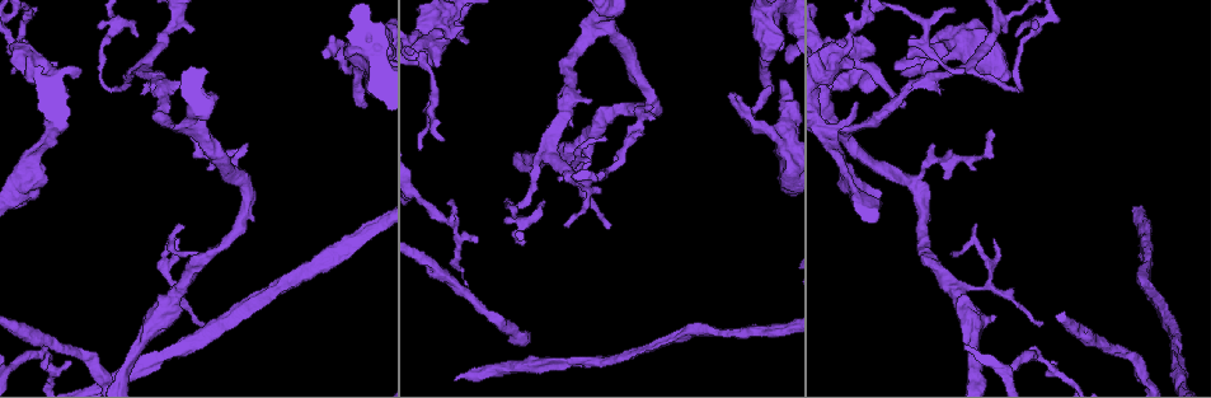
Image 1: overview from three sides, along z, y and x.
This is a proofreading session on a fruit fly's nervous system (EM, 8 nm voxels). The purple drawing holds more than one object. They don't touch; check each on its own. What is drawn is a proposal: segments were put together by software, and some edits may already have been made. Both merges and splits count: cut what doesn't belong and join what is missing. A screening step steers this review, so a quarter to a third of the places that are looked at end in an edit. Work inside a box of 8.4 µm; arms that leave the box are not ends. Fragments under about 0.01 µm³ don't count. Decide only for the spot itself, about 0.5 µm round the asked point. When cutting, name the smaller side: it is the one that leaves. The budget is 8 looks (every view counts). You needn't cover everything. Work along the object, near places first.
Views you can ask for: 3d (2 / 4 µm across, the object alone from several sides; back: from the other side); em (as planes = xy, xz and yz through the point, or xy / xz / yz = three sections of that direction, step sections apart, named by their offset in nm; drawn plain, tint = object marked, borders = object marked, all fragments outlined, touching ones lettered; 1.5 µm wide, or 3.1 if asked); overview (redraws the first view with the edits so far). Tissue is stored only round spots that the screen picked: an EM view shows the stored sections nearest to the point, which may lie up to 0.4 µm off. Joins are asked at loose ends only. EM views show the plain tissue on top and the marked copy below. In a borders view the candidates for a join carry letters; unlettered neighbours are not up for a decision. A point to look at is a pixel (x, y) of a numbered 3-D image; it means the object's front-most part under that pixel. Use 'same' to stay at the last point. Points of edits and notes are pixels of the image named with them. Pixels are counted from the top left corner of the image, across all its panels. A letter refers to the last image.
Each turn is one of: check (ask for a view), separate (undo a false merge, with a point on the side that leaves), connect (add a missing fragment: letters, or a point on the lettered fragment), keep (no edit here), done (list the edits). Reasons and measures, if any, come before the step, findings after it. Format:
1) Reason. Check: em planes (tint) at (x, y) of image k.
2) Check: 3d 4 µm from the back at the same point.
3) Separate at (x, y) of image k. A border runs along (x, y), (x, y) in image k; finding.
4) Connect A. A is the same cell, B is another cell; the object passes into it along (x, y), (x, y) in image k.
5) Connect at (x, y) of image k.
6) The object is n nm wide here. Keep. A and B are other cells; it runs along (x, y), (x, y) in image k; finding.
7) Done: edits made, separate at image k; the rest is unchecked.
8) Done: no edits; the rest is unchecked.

An open end. Check: em planes (tint) at (881, 192) of image 1.

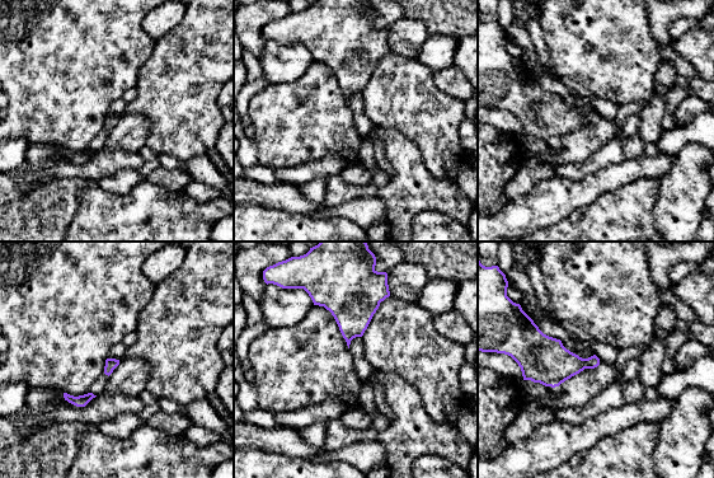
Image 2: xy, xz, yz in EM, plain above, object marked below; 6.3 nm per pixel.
See the neighbours. Check: em planes (borders) at the same point.

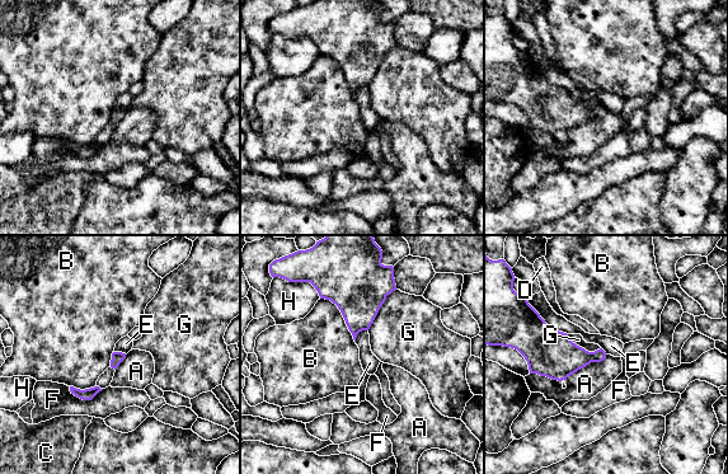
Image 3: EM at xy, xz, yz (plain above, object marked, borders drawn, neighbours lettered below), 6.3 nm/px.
Keep. A, B, C, D, E, F, G and H are other cells; a border runs along (534, 308), (550, 327), (567, 334) in image 3; none of them fits.

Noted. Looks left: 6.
Check: em planes (borders) at (729, 93) of image 1.

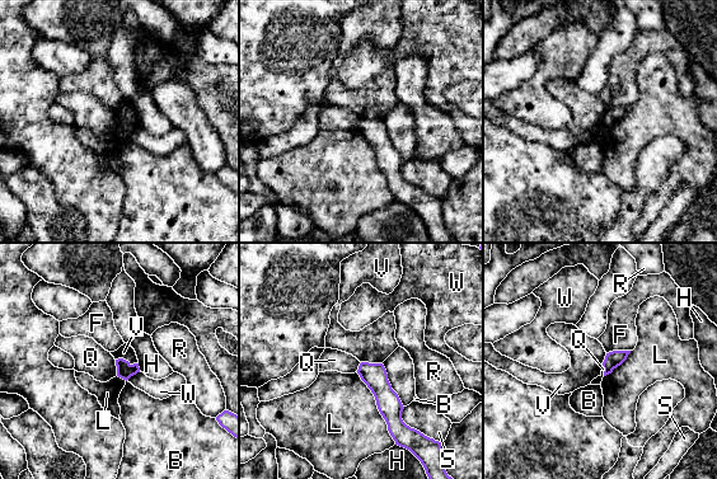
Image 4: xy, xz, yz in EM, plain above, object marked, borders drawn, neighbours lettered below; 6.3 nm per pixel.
The longest contact is with L, 500 nm. Keep. B, F, H, L, Q, R, S, V and W are other cells; none of them fits.

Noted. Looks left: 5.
Check: em planes (borders) at (1039, 322) of image 1.

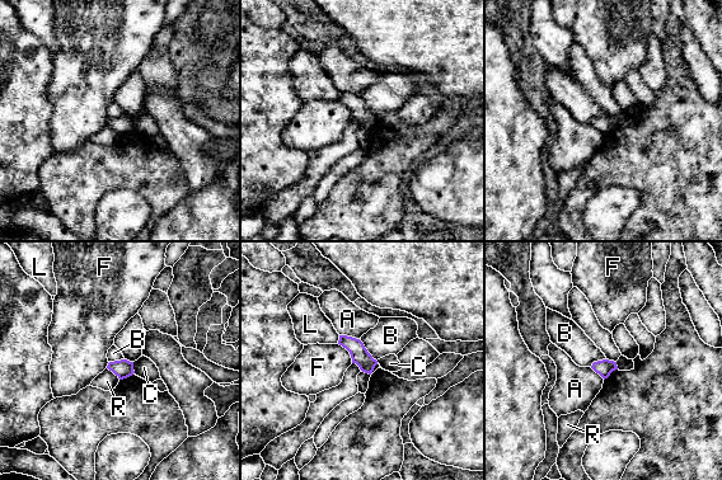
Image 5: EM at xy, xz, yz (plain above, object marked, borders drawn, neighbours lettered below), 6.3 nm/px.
Keep. A, B, C, F, L and R are other cells; a border runs along (359, 339), (376, 361) in image 5; none of them fits.

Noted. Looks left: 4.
Done: no edits; the rest is unchecked.

